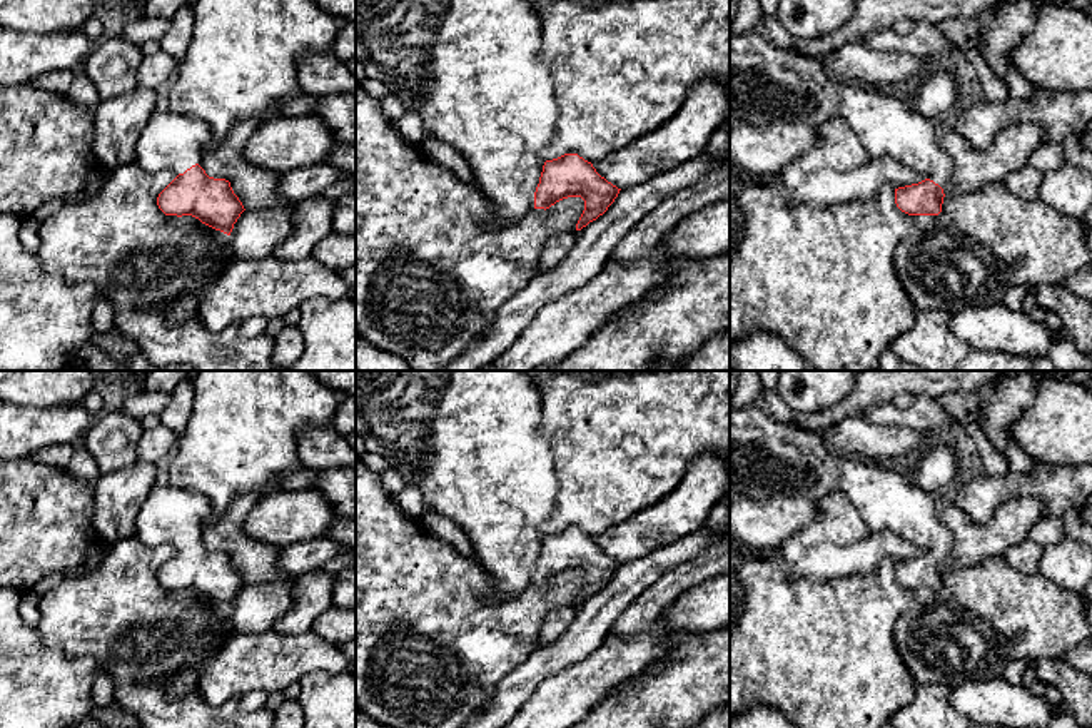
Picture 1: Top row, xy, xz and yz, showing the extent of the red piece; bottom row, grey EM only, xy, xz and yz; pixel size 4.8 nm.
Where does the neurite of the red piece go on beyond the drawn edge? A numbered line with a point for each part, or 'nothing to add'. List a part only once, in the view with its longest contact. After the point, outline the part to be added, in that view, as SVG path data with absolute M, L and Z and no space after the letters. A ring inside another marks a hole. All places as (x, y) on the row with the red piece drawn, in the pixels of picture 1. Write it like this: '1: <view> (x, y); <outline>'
1: xy (174, 142); M155 110L142 130L137 145L137 164L147 172L172 170L184 174L199 164L214 142L212 129L192 117Z

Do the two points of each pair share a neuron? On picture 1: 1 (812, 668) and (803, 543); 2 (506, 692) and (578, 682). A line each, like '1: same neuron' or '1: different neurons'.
1: same neuron
2: different neurons

